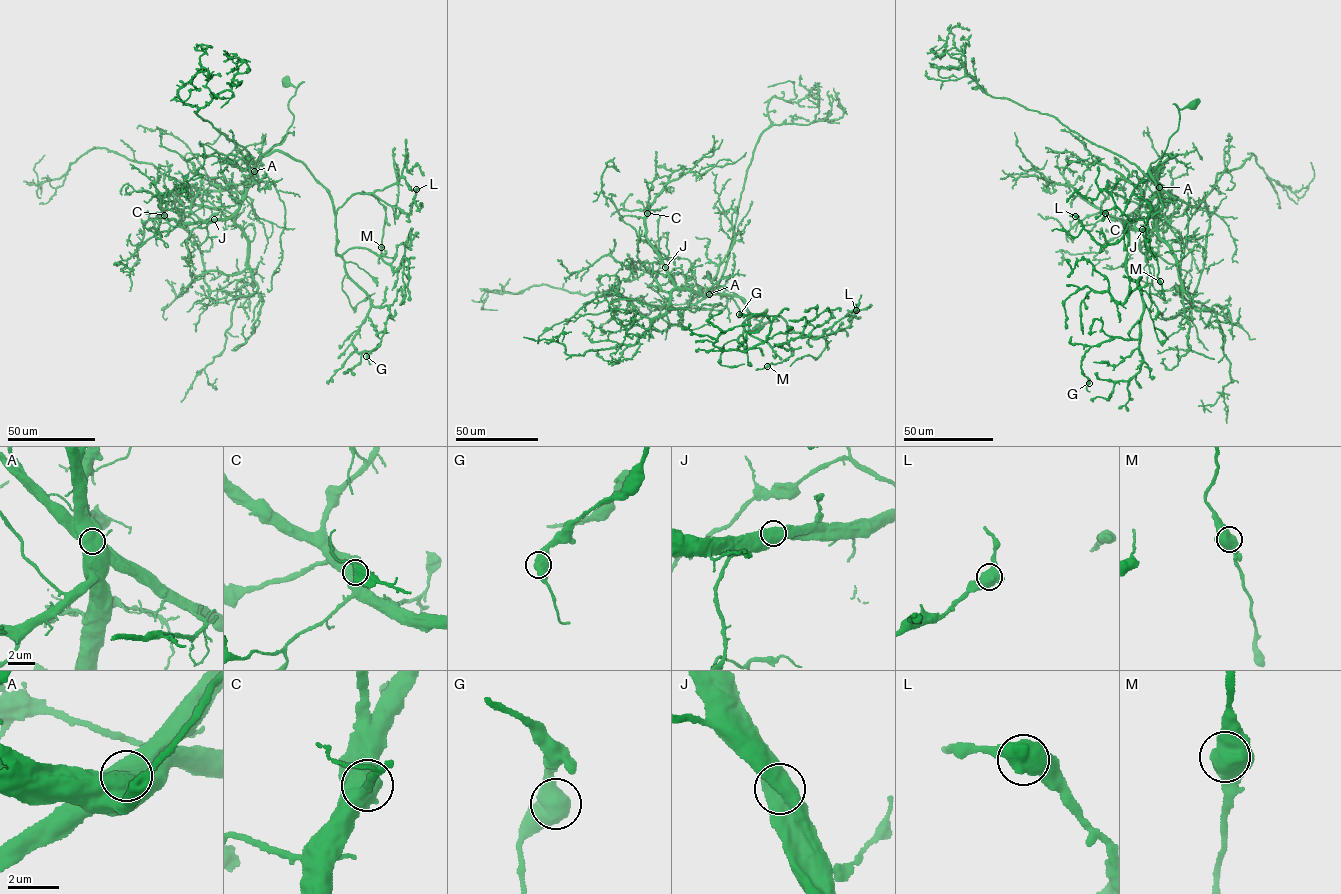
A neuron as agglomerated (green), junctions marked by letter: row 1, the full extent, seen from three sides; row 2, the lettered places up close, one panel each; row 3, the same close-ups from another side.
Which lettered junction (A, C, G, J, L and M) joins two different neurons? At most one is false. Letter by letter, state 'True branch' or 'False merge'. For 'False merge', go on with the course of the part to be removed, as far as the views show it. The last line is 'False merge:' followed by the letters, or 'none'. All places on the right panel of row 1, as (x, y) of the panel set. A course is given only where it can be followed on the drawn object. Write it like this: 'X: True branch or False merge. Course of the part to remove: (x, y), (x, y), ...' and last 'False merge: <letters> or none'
A: False merge. Course of the part to remove: (1159, 187), (1198, 205), (1218, 174), (1237, 168), (1254, 154), (1266, 175), (1301, 197), (1314, 176), (1310, 162)
C: True branch
G: True branch
J: True branch
L: True branch
M: True branch
False merge: A

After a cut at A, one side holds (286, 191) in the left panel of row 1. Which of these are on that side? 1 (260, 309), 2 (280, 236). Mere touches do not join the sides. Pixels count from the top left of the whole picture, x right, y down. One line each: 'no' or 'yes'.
1: no
2: yes

